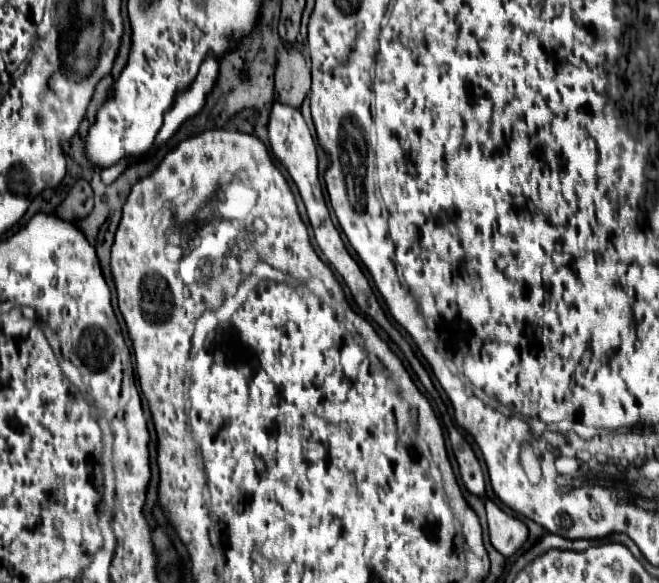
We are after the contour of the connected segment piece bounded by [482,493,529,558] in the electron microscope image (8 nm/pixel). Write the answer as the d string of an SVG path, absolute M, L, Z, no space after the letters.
M486 493L482 499L484 500L485 508L487 508L487 524L489 524L489 540L491 540L493 548L495 548L495 550L497 550L499 554L503 554L505 558L509 558L509 556L513 556L513 554L515 554L515 552L517 552L517 550L519 550L521 546L523 546L523 542L527 540L527 534L529 534L529 532L527 532L527 526L525 526L525 524L523 524L521 520L517 520L517 518L513 518L513 516L509 516L509 514L505 514L505 512L503 512L503 510L501 510L501 508L499 508L499 506L497 506L497 504L494 501L485 497Z

